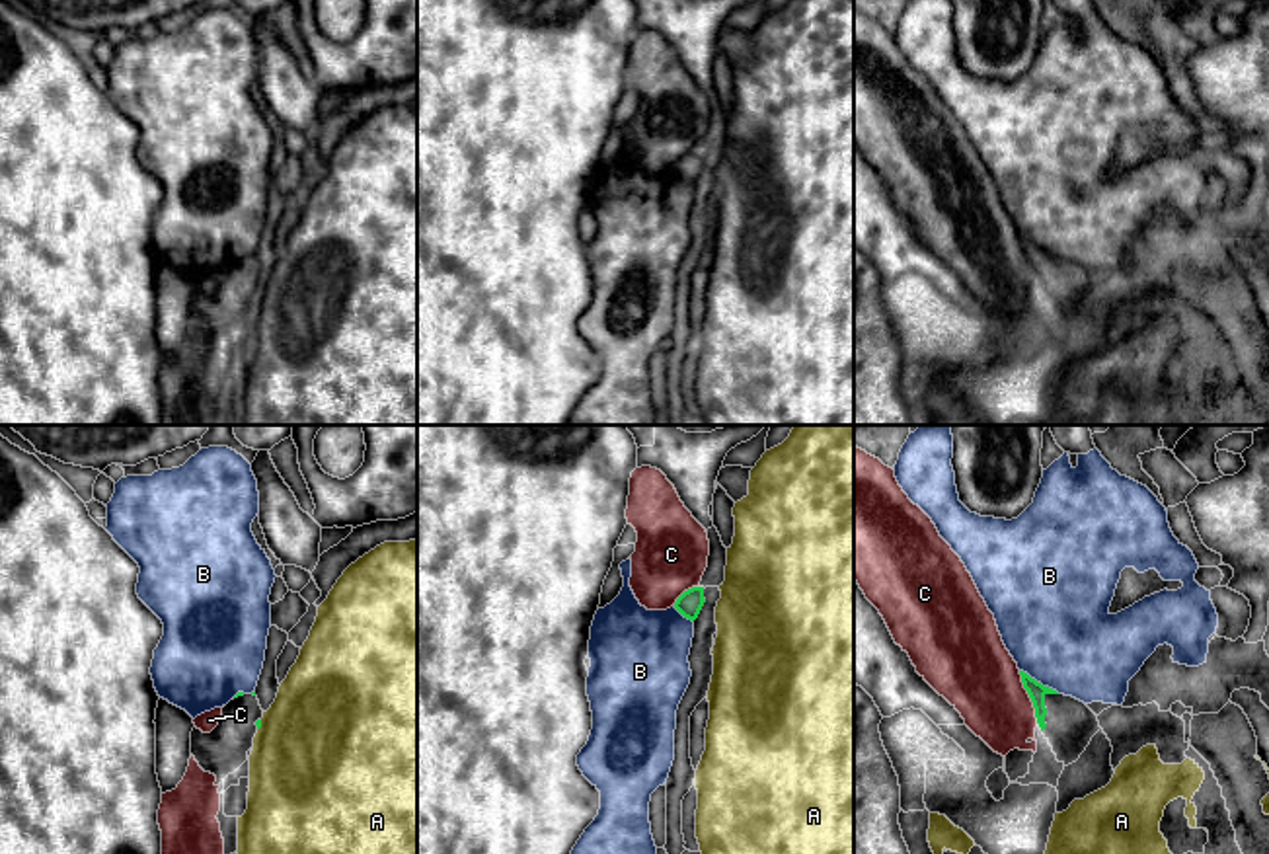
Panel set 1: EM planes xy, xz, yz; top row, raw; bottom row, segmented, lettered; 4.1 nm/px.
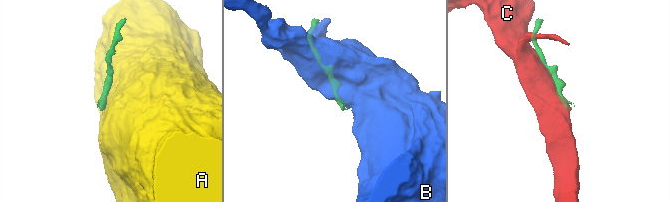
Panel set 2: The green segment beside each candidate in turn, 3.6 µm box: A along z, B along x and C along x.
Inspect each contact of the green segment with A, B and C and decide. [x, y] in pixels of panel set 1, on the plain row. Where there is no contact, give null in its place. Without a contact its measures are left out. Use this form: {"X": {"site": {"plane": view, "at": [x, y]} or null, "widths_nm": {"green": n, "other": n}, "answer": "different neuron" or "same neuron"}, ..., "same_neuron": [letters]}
{"A": {"site": {"plane": "xy", "at": [260, 289]}, "widths_nm": {"green": 20, "other": 500}, "answer": "different neuron"}, "B": {"site": {"plane": "yz", "at": [1039, 246]}, "widths_nm": {"green": 70, "other": 440}, "answer": "different neuron"}, "C": {"site": {"plane": "yz", "at": [1030, 260]}, "widths_nm": {"green": 70, "other": 320}, "answer": "different neuron"}, "same_neuron": []}

